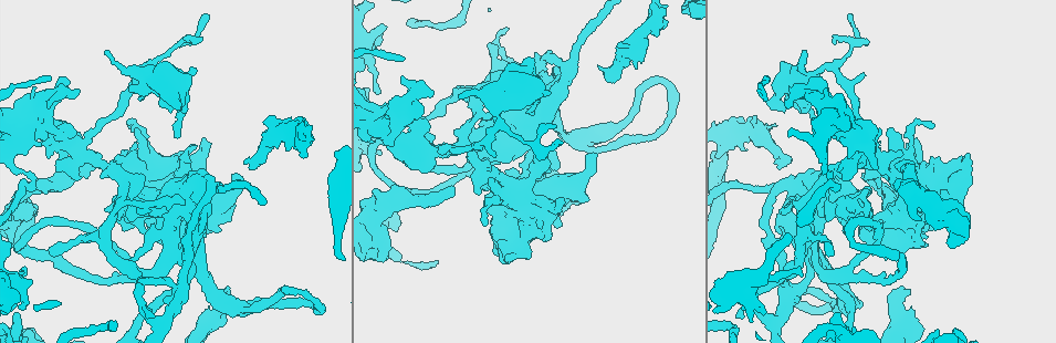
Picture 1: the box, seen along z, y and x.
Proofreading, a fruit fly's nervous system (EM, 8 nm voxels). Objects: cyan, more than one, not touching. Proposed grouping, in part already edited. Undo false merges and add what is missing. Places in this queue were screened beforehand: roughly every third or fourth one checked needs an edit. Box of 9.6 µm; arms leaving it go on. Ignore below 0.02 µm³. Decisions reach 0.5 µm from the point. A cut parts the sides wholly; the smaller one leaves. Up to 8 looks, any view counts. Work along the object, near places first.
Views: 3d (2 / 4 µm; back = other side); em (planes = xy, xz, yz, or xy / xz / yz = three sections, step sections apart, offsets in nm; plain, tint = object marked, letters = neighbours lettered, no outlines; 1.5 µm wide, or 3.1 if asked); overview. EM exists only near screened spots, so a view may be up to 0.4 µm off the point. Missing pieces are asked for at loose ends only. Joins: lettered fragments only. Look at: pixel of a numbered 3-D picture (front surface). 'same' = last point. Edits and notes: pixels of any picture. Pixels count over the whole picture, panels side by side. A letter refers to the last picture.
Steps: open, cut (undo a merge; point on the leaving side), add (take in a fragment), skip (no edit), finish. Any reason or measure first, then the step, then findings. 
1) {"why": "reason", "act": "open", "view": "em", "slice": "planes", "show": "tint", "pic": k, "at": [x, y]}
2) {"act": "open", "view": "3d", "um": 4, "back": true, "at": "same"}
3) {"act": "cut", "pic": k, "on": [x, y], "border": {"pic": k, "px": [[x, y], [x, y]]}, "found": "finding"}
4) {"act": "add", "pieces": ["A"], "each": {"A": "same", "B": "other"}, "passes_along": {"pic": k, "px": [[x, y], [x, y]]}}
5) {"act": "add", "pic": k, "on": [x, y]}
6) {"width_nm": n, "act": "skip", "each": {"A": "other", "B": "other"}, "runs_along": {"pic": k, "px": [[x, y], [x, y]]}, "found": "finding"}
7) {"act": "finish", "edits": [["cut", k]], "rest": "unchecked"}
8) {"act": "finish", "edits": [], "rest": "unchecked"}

{"why": "abrupt turn", "act": "open", "view": "em", "slice": "planes", "show": "letters", "pic": 1, "at": [754, 131]}

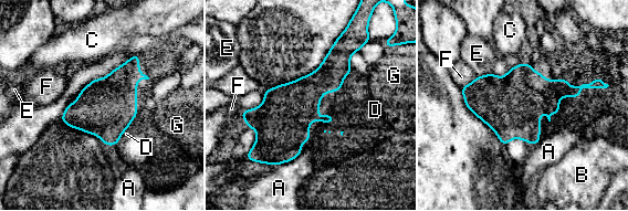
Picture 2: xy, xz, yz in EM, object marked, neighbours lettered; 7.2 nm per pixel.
{"longest_contact_nm": ["A", 220], "act": "skip", "each": {"A": "other", "B": "other", "C": "other", "D": "other", "E": "other", "F": "other", "G": "other"}, "border": {"pic": 2, "px": [[126, 129], [118, 140]]}, "found": "continuous, no second cell"}

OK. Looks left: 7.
{"why": "an open end", "act": "open", "view": "3d", "um": 2, "pic": 1, "at": [849, 129]}

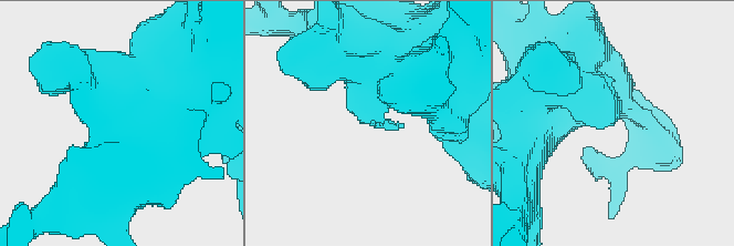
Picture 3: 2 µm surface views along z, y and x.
{"why": "now the EM", "act": "open", "view": "em", "slice": "planes", "show": "letters", "pic": 3, "at": [619, 118]}

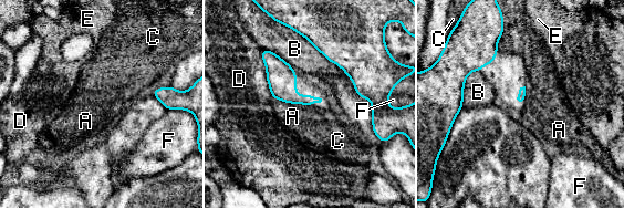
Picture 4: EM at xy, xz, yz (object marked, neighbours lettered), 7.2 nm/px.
{"act": "skip", "each": {"A": "other", "B": "other", "C": "other", "D": "other", "E": "other", "F": "other"}, "border": {"pic": 4, "px": [[273, 97], [299, 104]]}, "found": "none of them fits"}

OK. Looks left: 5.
{"why": "thick turns thin", "act": "open", "view": "em", "slice": "yz", "step": 8, "show": "tint", "pic": 1, "at": [915, 188]}

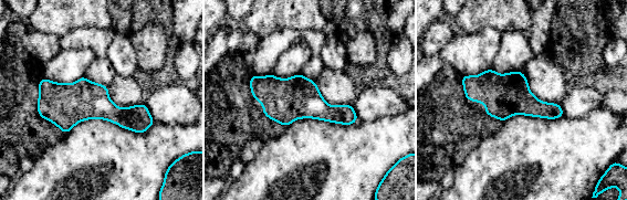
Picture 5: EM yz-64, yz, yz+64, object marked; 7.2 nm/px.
{"why": "another direction", "act": "open", "view": "em", "slice": "planes", "show": "letters", "at": "same"}

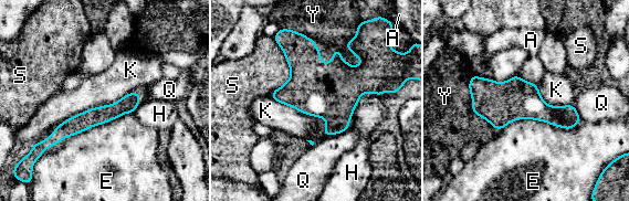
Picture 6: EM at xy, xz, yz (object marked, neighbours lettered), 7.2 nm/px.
{"width_nm": 300, "act": "skip", "each": {"A": "other", "E": "other", "H": "other", "K": "other", "Q": "other", "S": "other", "Y": "other"}, "border": {"pic": 6, "px": [[129, 92], [69, 117], [44, 139]]}, "found": "one cell here"}

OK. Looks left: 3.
{"act": "finish", "edits": [], "rest": "unchecked"}

